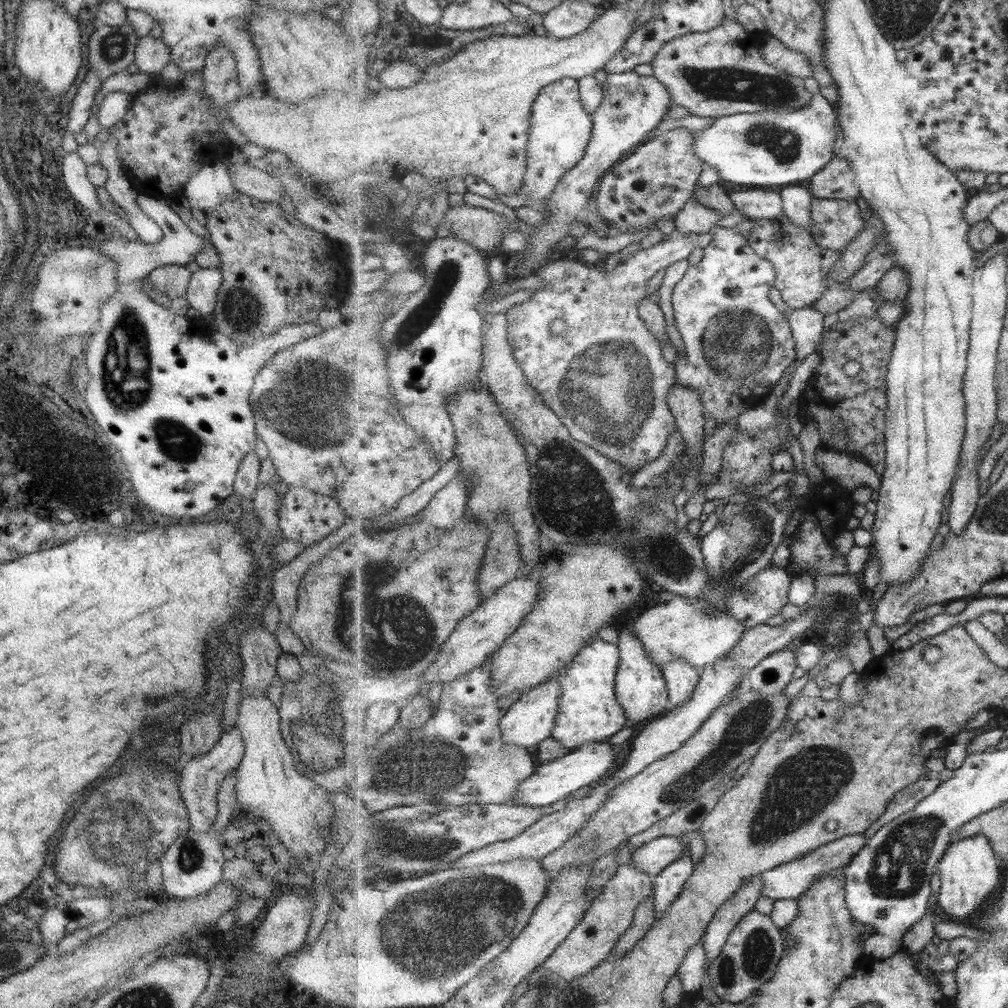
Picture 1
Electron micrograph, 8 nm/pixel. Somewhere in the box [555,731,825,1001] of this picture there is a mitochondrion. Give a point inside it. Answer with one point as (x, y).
(753, 961)

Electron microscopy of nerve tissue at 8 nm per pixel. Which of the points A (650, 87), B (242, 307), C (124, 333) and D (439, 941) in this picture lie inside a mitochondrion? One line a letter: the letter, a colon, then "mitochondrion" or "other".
A: other
B: mitochondrion
C: mitochondrion
D: mitochondrion

